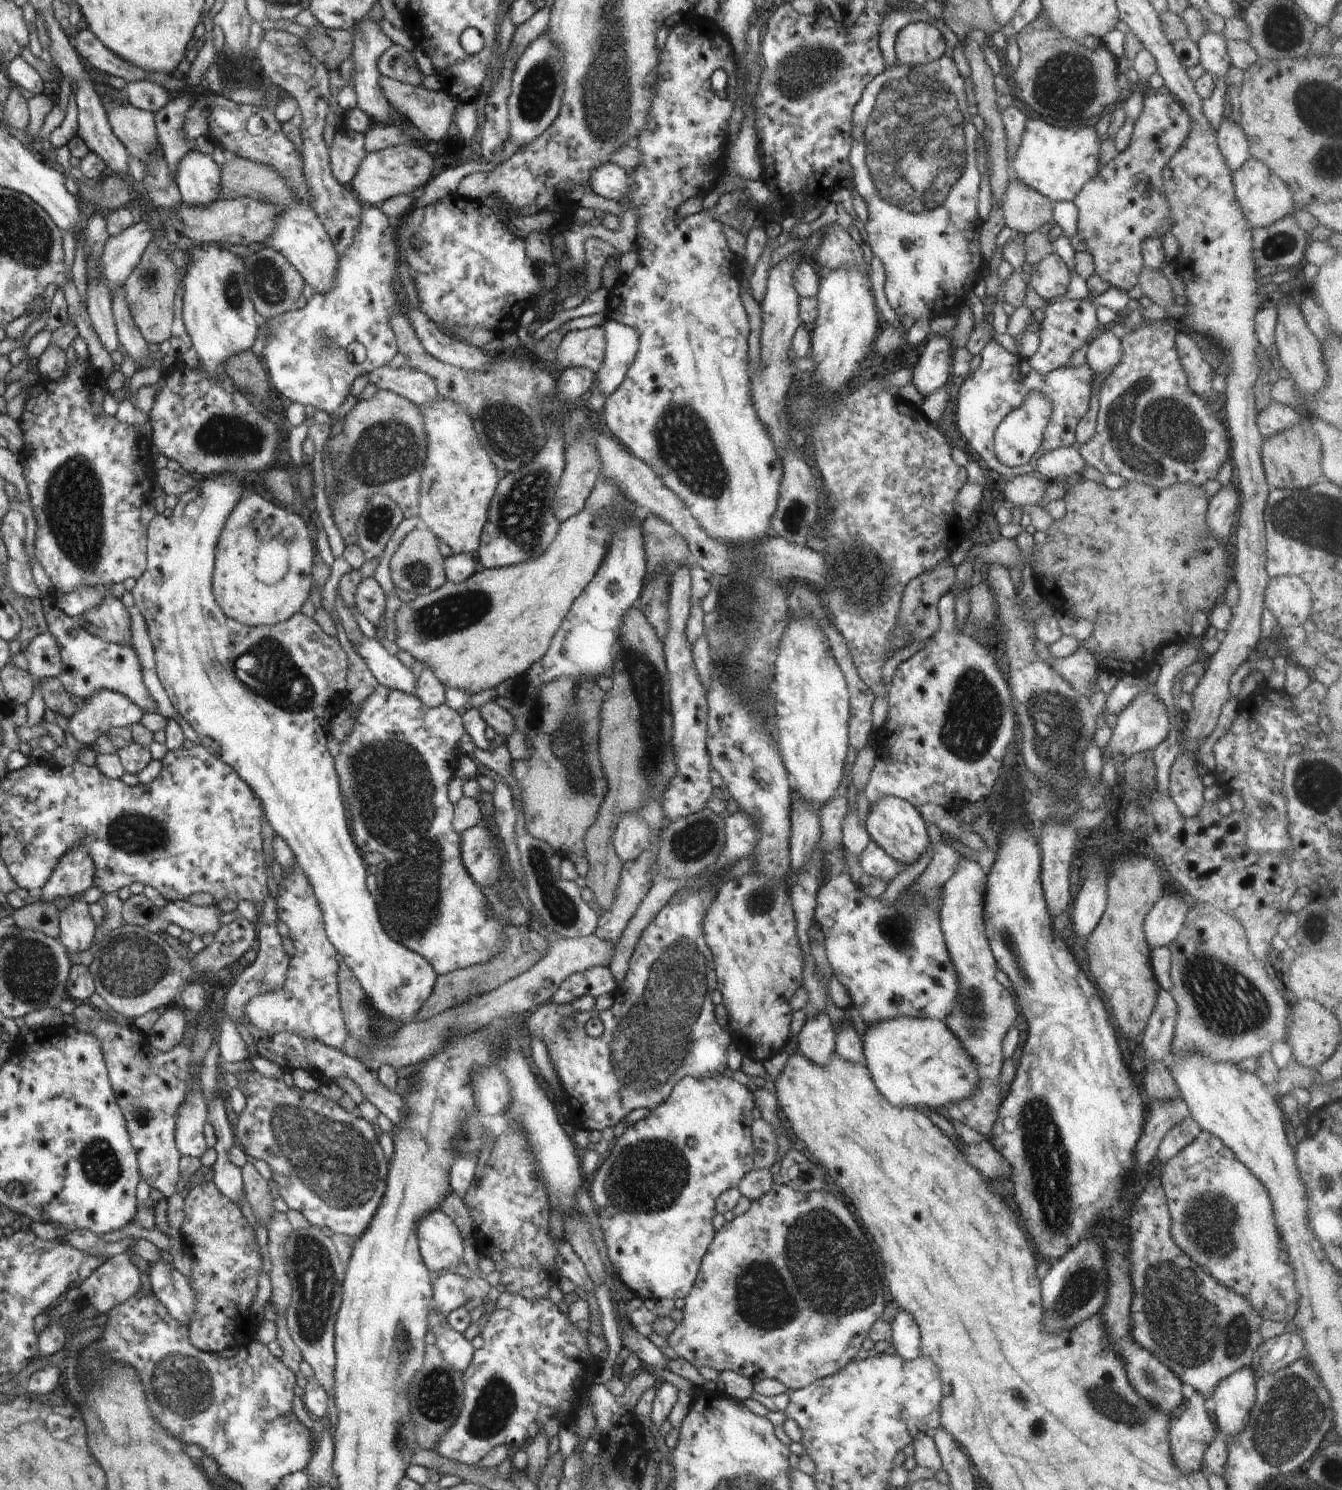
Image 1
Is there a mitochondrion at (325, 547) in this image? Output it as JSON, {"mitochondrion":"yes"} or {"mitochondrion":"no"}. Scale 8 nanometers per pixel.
{"mitochondrion":"no"}

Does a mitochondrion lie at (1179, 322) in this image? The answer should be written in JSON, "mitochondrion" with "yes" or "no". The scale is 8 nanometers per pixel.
{"mitochondrion":"no"}

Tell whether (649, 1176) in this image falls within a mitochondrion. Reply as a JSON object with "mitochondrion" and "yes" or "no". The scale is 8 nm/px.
{"mitochondrion":"yes"}

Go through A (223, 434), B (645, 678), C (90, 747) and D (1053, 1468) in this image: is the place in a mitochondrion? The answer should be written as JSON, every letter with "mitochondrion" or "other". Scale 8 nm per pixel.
{"A":"mitochondrion","B":"mitochondrion","C":"other","D":"other"}

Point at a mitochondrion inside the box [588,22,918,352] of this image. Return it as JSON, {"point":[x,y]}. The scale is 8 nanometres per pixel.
{"point":[801,73]}

